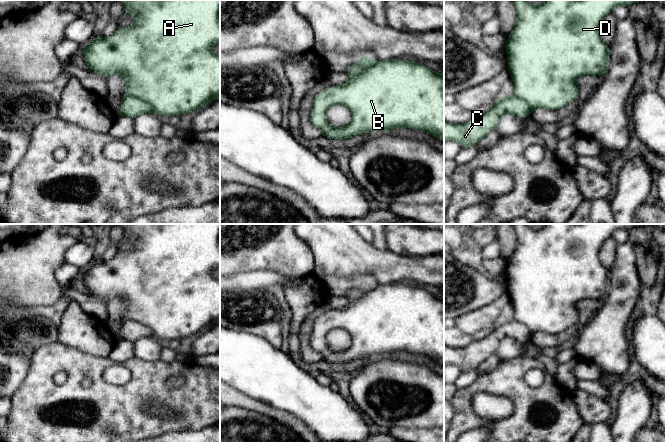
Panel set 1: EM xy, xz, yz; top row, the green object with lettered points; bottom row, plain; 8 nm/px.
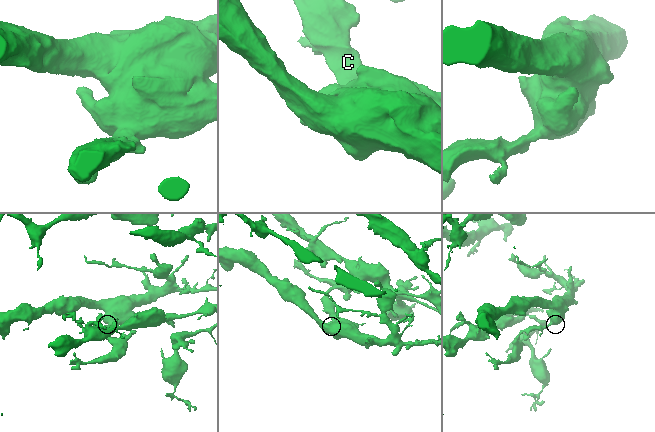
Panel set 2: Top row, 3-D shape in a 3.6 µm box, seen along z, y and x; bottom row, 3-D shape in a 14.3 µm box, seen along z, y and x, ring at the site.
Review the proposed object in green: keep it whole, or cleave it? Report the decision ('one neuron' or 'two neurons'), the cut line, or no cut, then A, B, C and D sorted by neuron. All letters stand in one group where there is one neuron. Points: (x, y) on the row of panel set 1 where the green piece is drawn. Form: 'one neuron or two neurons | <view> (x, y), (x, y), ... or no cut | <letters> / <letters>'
two neurons | xy (125, 95), (141, 98), (151, 106), (153, 111) | A B D / C

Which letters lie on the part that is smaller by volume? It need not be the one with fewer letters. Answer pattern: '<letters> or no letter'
C

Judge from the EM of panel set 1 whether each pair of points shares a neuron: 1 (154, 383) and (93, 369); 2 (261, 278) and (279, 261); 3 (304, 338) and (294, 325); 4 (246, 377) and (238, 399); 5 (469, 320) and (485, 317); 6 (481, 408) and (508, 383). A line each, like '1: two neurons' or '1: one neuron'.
1: one neuron
2: two neurons
3: two neurons
4: two neurons
5: one neuron
6: two neurons

